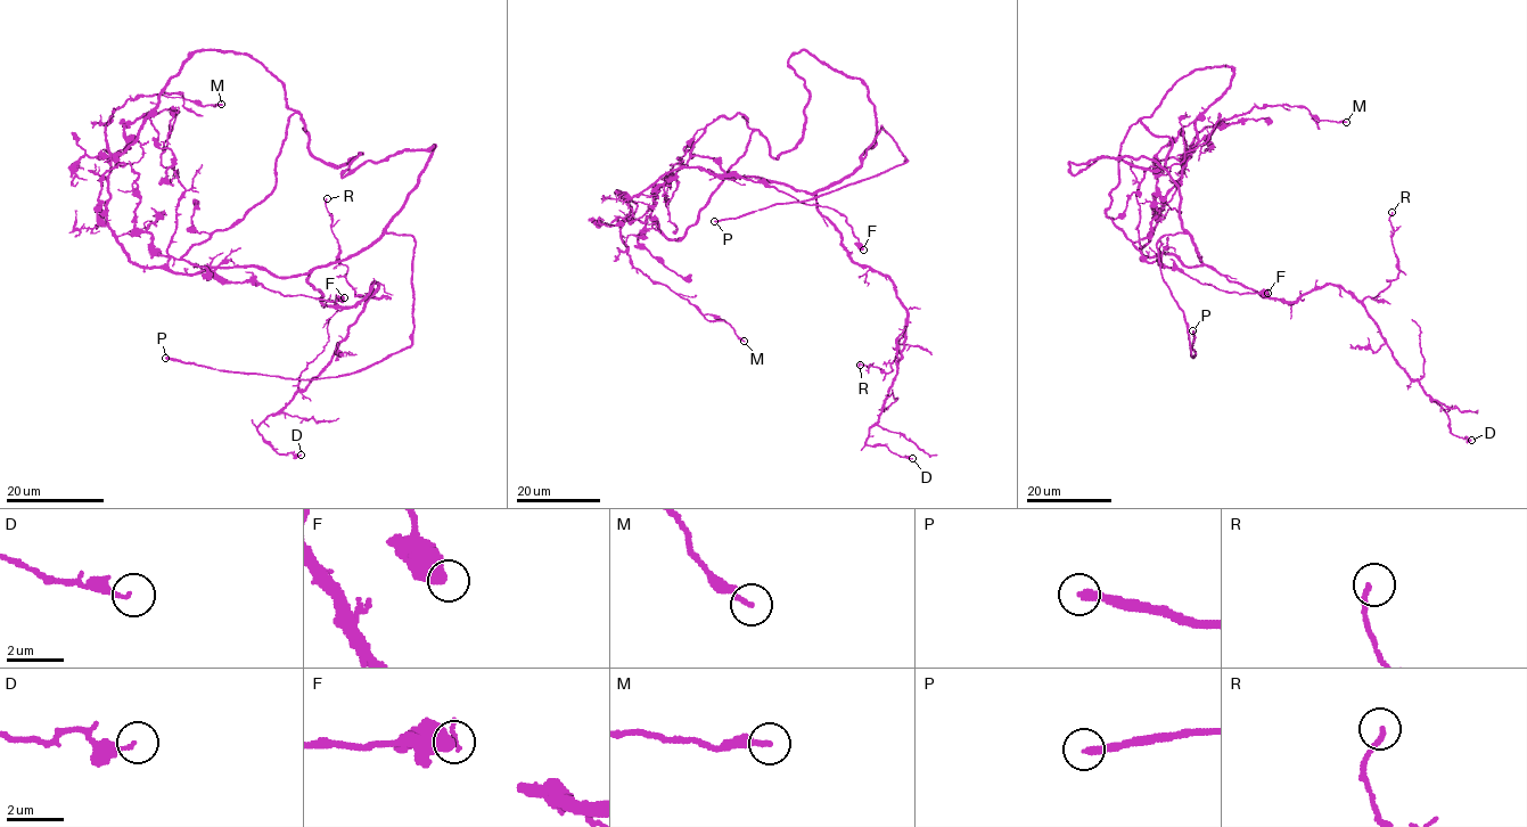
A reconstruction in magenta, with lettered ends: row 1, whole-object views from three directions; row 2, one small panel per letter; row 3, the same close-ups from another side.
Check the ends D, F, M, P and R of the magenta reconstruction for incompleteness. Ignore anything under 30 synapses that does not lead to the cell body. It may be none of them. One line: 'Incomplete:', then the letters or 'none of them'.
Incomplete: P

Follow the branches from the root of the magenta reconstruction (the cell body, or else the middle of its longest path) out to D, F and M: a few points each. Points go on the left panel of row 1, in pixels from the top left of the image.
D: (276, 277), (309, 271), (322, 304), (346, 308), (378, 284), (330, 363), (259, 426), (276, 452), (301, 455)
F: (276, 277), (253, 267), (215, 271), (229, 281), (255, 281), (285, 296), (344, 297)
M: (276, 277), (253, 267), (185, 275), (138, 265), (108, 223), (105, 130), (114, 111), (165, 92), (221, 104)

